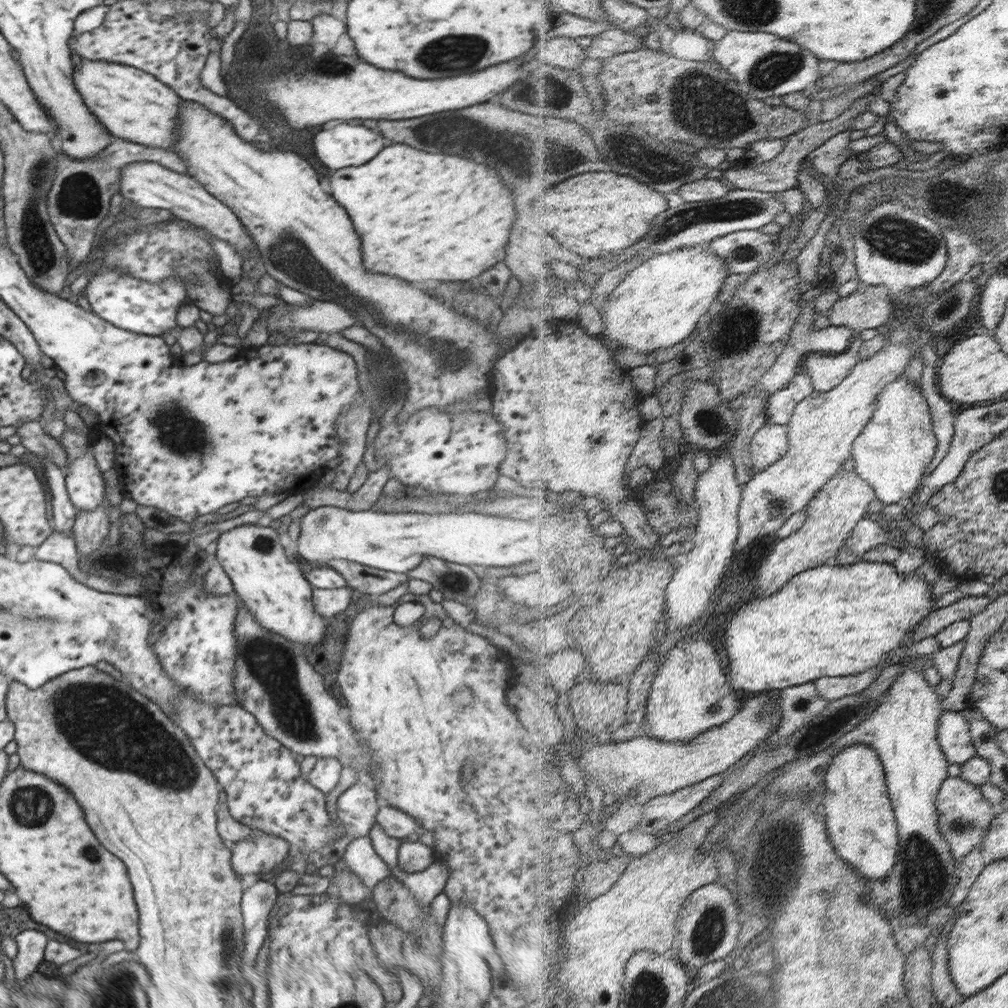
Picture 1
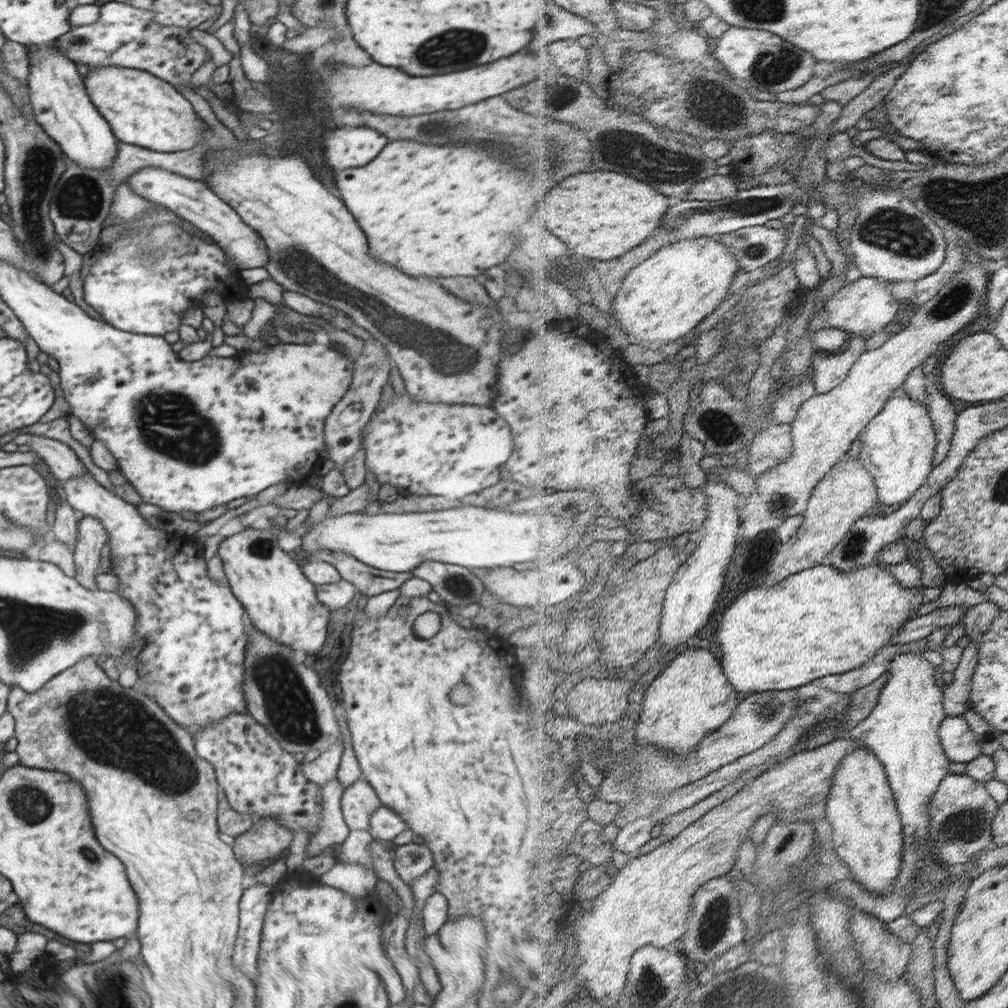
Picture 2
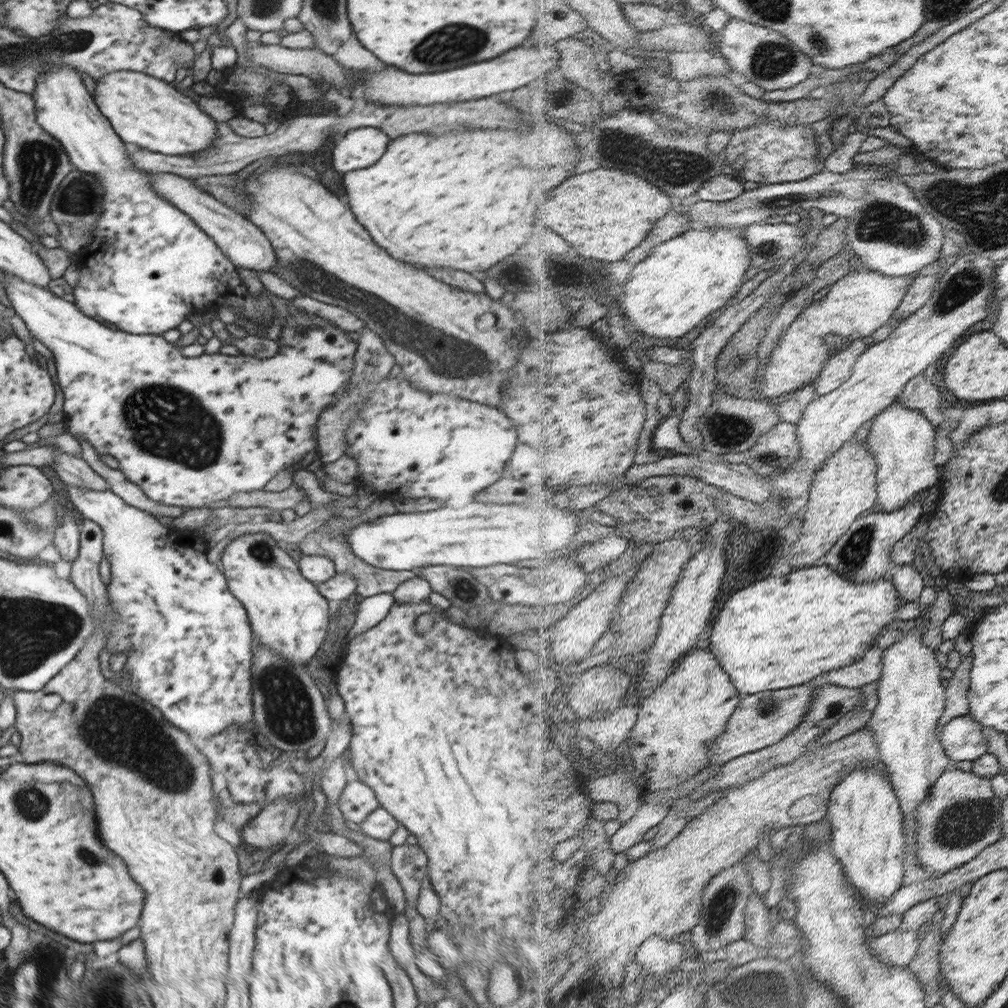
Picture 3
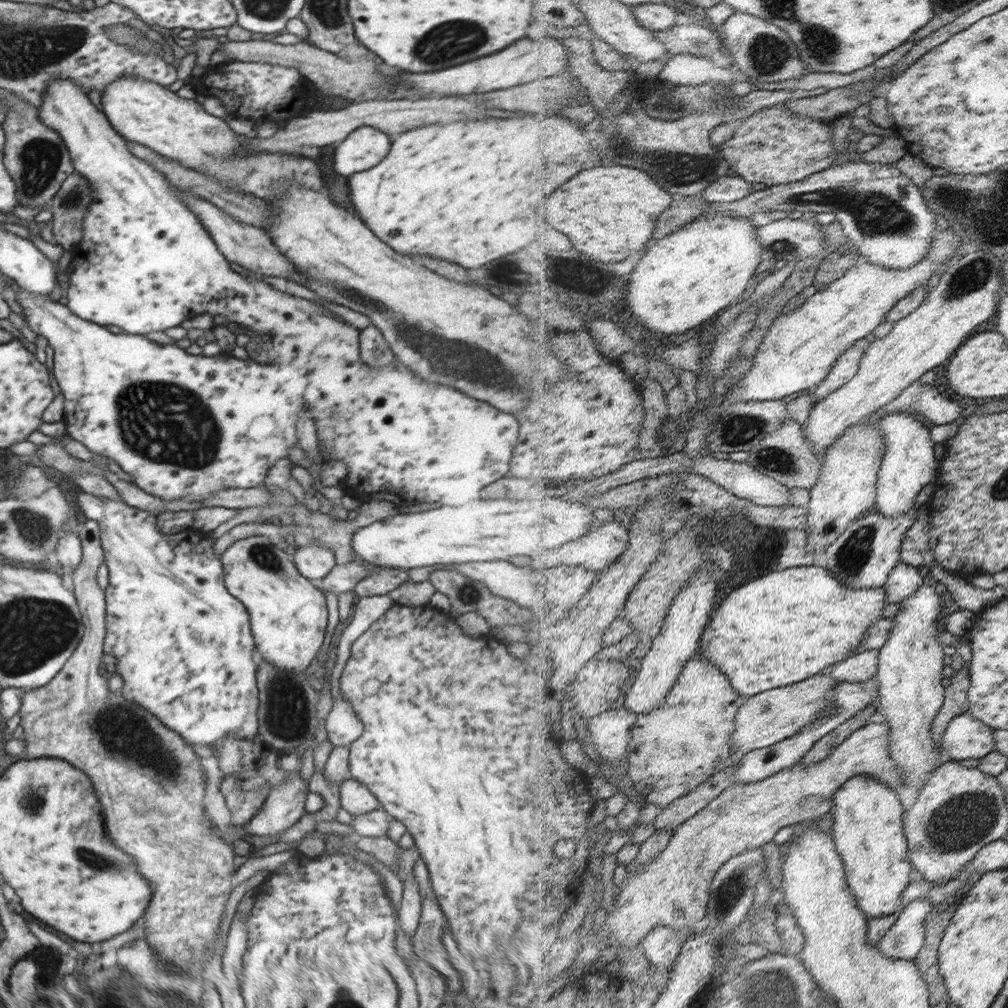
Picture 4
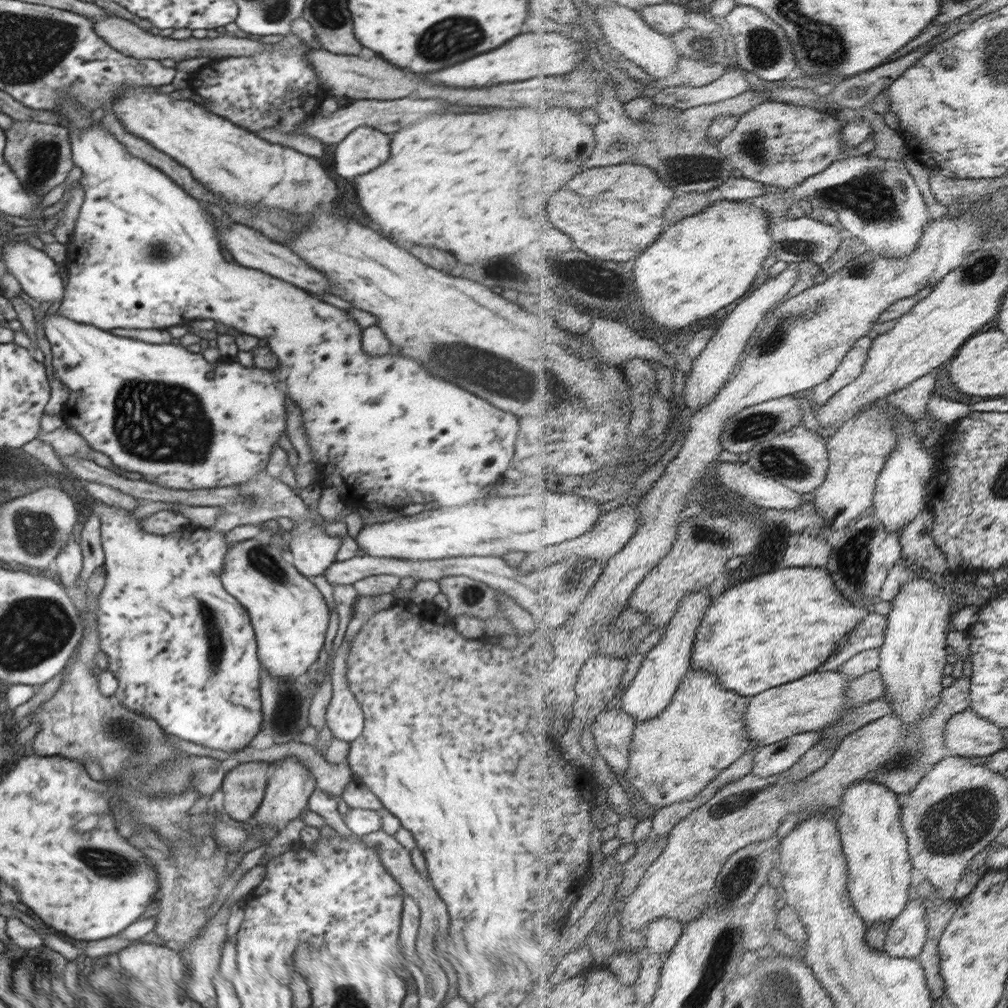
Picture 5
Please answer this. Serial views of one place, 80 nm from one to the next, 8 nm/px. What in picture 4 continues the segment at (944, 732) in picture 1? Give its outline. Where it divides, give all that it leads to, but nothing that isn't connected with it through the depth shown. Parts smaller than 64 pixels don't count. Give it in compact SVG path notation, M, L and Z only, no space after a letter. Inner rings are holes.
M970 710L957 716L944 735L944 748L950 757L958 760L982 758L996 749L995 729L974 716Z

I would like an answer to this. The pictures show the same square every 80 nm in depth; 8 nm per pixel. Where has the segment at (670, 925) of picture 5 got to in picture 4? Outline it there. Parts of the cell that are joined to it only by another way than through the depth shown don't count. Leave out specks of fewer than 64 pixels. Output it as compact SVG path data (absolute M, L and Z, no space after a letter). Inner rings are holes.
M658 927L649 934L642 946L657 969L670 970L675 968L675 961L682 955L686 940L686 931Z

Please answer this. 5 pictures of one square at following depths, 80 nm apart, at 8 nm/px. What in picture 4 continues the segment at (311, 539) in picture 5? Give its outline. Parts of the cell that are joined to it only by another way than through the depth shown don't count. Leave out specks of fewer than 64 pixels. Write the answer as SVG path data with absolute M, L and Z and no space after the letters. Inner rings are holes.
M298 546L296 548L296 566L304 568L304 578L324 578L336 564L336 554L327 546Z

